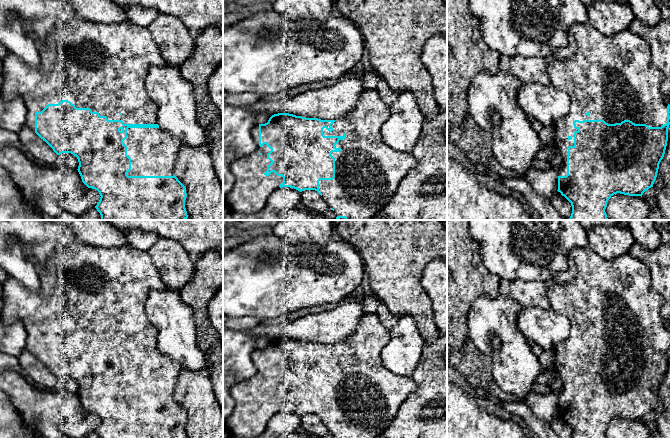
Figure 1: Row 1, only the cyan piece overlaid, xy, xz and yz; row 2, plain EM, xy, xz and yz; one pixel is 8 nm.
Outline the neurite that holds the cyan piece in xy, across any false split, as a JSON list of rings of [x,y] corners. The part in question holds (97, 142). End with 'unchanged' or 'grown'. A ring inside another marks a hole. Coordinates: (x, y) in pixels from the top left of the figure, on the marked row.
[[[76,18],[56,25],[51,33],[44,40],[38,40],[36,45],[40,53],[40,65],[38,67],[32,67],[22,58],[8,51],[3,59],[1,74],[4,81],[0,93],[6,101],[16,97],[23,98],[28,111],[25,126],[34,131],[57,155],[71,153],[77,157],[79,162],[77,170],[82,182],[88,188],[97,190],[101,196],[95,206],[101,215],[101,220],[186,220],[188,218],[185,208],[186,188],[174,175],[175,164],[182,144],[159,127],[157,121],[158,108],[149,97],[145,86],[145,80],[151,66],[167,65],[148,28],[137,27],[126,21],[103,24]]]; grown

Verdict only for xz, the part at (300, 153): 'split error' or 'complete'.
split error

